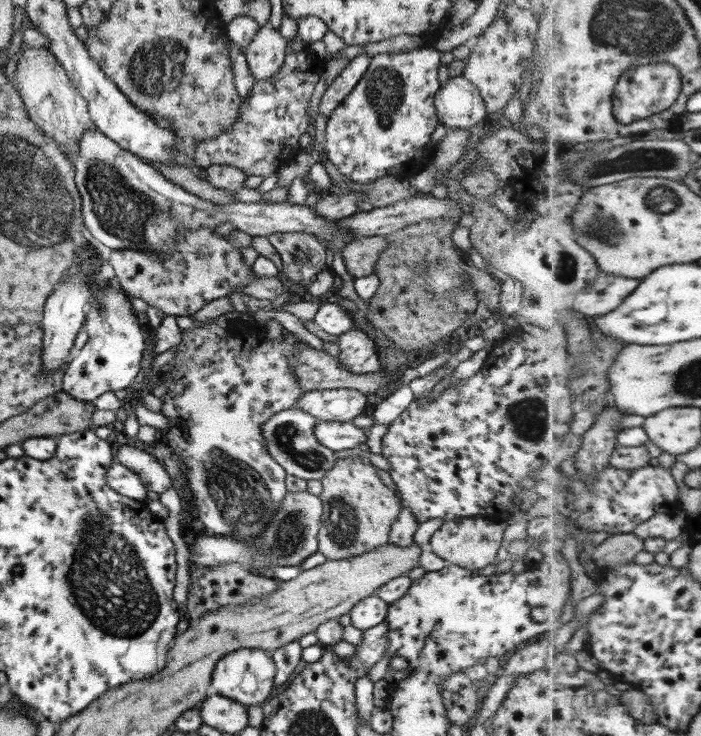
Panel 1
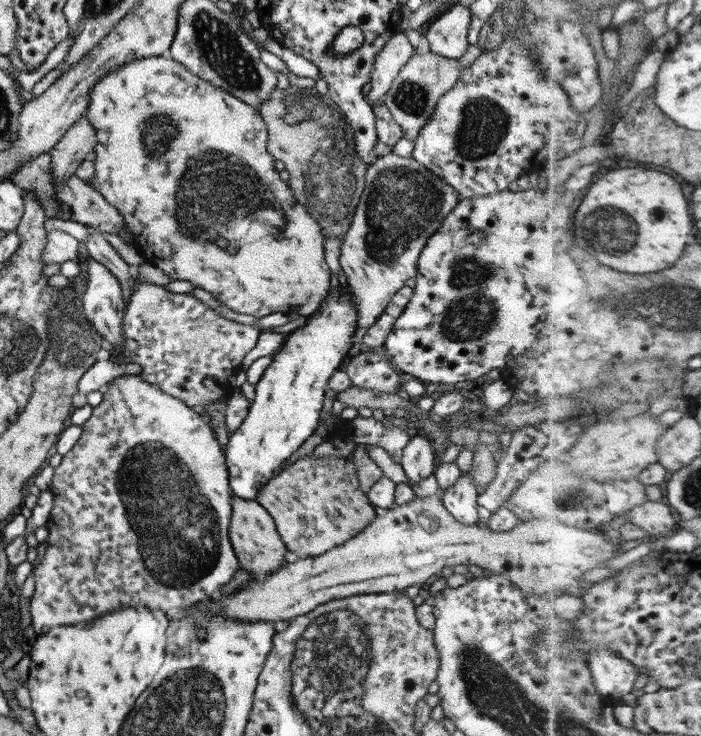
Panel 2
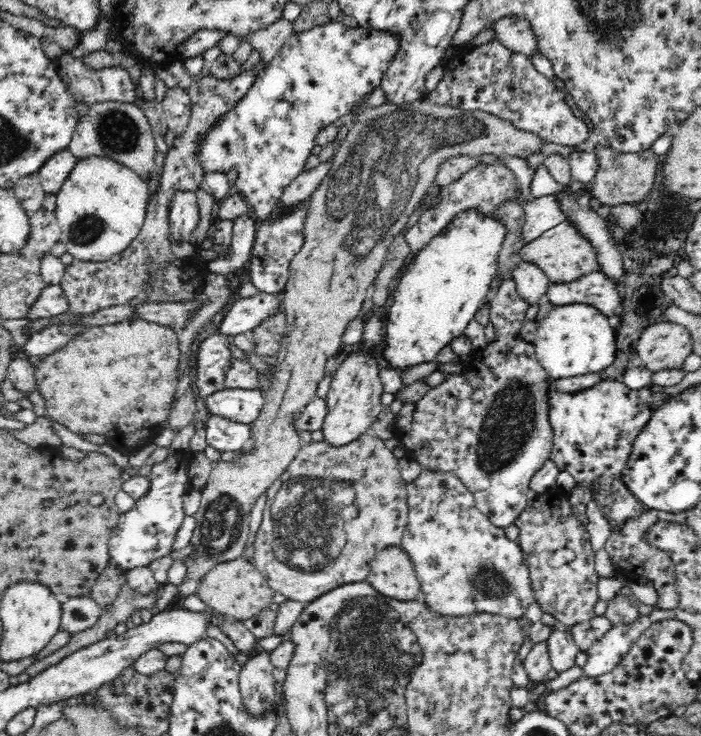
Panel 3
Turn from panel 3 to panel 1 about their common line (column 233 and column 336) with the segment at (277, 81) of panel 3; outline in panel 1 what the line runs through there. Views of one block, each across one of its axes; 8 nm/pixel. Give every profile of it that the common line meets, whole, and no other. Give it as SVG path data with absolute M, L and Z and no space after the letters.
M435 48L378 53L335 111L326 119L323 148L327 160L352 183L367 181L419 167L427 159L425 147L439 124L433 97L439 88L439 55Z

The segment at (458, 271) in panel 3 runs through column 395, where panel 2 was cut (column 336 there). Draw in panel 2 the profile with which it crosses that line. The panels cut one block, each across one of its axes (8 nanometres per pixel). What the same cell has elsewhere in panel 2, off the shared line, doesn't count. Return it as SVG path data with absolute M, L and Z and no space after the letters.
M341 280L332 296L317 306L321 312L306 319L305 326L284 334L283 345L275 352L273 361L265 368L261 379L255 383L255 395L241 425L228 436L225 444L224 462L227 466L228 487L230 493L243 500L255 501L257 492L267 484L279 466L286 461L317 428L322 412L323 395L329 377L335 372L339 363L352 346L351 338L355 333L356 313L351 306L349 290Z

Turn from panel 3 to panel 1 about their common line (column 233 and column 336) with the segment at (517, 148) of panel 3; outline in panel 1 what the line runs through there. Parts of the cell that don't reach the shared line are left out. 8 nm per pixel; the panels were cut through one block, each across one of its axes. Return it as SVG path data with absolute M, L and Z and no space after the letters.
M358 456L335 460L320 482L322 491L319 498L323 513L317 531L317 552L327 560L339 560L359 556L367 550L389 543L387 534L391 522L395 522L401 510L400 499L380 481L373 465L363 464Z

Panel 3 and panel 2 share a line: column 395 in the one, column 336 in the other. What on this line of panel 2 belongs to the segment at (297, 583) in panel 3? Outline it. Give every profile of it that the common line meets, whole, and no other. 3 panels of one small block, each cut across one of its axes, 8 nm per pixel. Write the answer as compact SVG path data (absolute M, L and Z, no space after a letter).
M310 454L284 467L255 496L270 515L290 555L314 557L355 536L379 514L357 482L351 454L346 458L312 458Z

